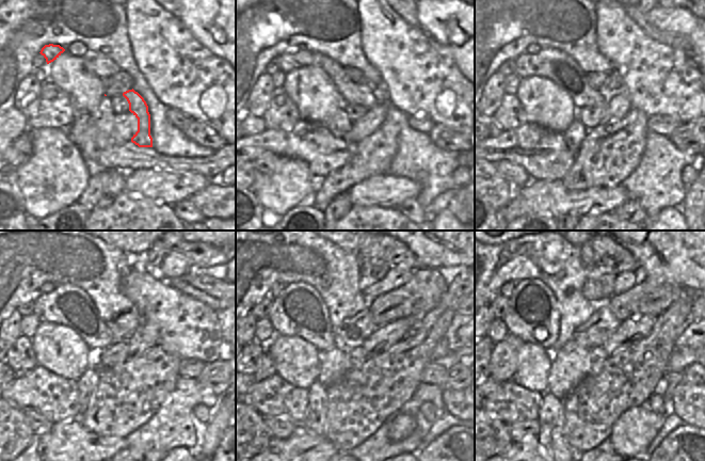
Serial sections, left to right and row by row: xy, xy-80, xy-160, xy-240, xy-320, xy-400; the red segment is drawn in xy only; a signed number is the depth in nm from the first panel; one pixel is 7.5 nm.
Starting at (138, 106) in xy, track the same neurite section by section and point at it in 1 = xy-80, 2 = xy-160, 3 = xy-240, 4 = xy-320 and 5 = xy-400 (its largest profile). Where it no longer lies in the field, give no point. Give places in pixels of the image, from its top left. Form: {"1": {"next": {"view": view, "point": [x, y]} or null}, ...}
{"1": {"next": {"view": "xy-80", "point": [351, 92]}}, "2": {"next": {"view": "xy-160", "point": [553, 64]}}, "3": {"next": {"view": "xy-240", "point": [68, 305]}}, "4": {"next": {"view": "xy-320", "point": [299, 311]}}, "5": {"next": {"view": "xy-400", "point": [533, 316]}}}

